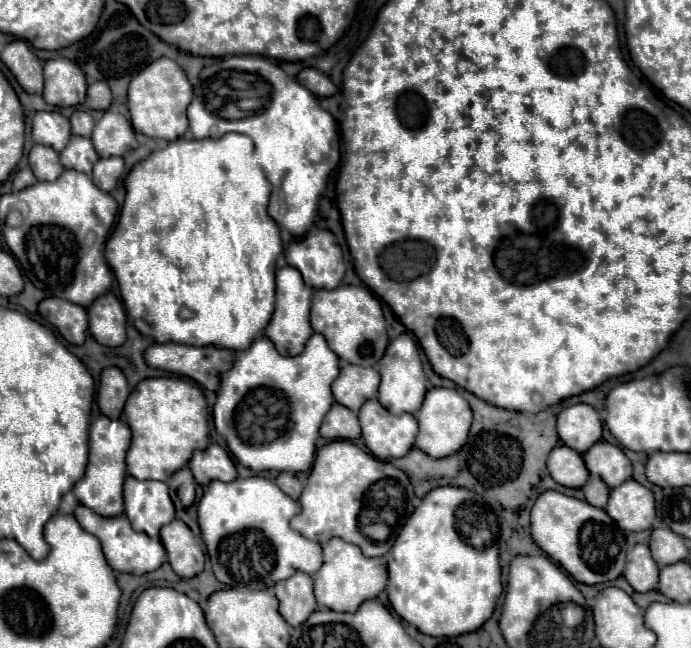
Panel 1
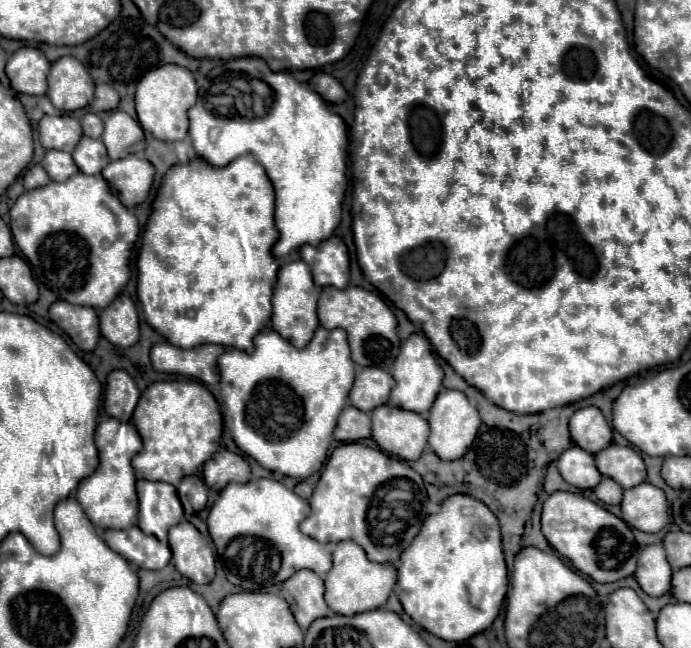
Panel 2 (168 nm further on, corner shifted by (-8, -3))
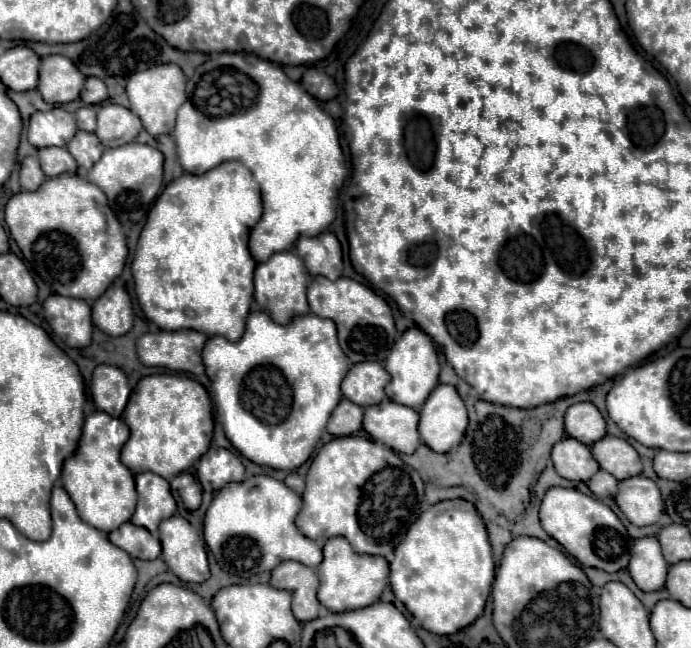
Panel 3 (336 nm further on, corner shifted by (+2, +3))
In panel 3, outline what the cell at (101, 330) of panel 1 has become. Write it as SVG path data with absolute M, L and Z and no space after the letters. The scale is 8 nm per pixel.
M112 284L92 304L94 324L108 336L122 336L132 328L132 302L122 286Z

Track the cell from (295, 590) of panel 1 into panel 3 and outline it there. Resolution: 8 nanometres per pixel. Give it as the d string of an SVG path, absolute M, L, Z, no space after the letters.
M286 560L272 570L270 584L278 590L286 590L292 594L292 612L300 622L314 620L318 616L318 578L312 568Z

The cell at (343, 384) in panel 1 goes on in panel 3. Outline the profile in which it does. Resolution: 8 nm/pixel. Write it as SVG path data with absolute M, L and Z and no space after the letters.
M354 364L342 382L342 394L350 402L358 406L372 406L384 398L384 386L390 382L390 374L384 370L382 364Z

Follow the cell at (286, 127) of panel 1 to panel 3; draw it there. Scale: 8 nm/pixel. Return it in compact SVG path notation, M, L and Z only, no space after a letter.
M248 52L221 53L200 65L195 72L200 76L214 69L226 68L224 54L230 54L230 68L236 68L250 76L258 84L258 98L252 108L242 114L228 114L220 118L208 118L190 100L186 100L178 110L178 120L174 128L174 140L178 146L178 160L182 168L190 174L204 174L210 168L226 160L242 162L256 178L262 188L264 214L260 222L250 232L250 252L256 262L266 262L274 252L290 250L300 236L318 236L336 218L336 194L346 178L344 154L338 142L338 132L334 120L326 114L319 102L310 96L299 82L290 80L281 66L262 60Z

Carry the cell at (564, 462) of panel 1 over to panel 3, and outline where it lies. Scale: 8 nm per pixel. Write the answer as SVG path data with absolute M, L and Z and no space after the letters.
M564 438L552 448L552 462L556 472L566 480L586 482L600 470L590 448L574 438Z

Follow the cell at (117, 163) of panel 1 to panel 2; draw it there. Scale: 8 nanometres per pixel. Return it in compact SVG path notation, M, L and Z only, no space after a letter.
M130 154L128 158L112 160L102 170L102 176L110 186L110 192L116 198L120 198L120 202L128 210L134 210L150 196L154 174L156 174L154 164L138 154Z

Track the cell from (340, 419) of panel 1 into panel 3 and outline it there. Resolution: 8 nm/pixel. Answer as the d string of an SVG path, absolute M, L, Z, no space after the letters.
M342 400L338 404L338 408L334 408L334 412L330 414L330 420L328 420L328 432L332 436L348 436L348 434L354 434L362 428L362 406L350 402L350 400Z

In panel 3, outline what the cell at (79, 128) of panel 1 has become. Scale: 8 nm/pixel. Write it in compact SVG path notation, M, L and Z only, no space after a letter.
M82 106L76 112L76 124L80 130L94 132L96 130L96 112L90 106Z

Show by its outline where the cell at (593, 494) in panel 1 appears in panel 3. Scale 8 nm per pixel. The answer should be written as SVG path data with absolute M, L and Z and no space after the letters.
M598 470L586 484L588 484L588 488L590 488L590 492L592 492L594 496L598 496L598 498L608 498L608 496L614 496L614 494L616 494L616 484L618 484L618 480L616 480L612 474L608 474L608 472L604 472L604 470Z

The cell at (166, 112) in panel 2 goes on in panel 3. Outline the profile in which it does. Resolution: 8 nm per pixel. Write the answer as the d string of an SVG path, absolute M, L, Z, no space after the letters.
M160 64L142 72L136 72L130 76L126 92L130 98L130 110L142 120L144 128L158 136L158 134L170 134L174 130L176 112L186 102L186 76L178 64Z

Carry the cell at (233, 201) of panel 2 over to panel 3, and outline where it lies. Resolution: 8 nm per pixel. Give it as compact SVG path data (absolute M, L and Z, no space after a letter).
M238 160L222 162L202 176L182 174L174 178L158 196L140 232L132 276L142 312L162 330L194 328L206 336L226 336L238 340L246 326L246 316L254 302L256 260L248 250L250 230L262 218L262 198L252 172Z

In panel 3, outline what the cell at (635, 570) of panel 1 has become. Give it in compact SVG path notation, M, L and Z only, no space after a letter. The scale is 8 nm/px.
M656 536L634 540L630 548L628 572L636 586L644 592L654 592L664 586L668 564L662 556L662 550L658 548Z

